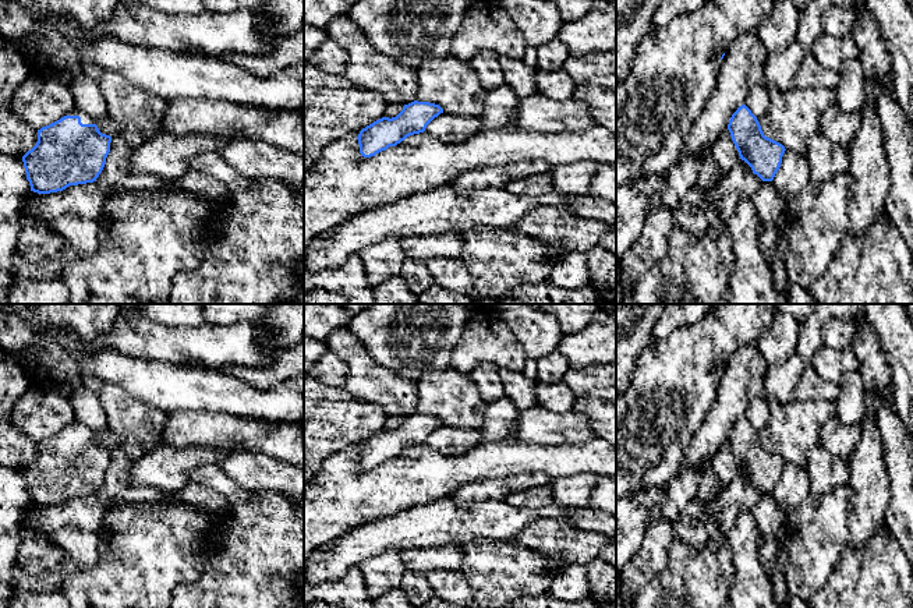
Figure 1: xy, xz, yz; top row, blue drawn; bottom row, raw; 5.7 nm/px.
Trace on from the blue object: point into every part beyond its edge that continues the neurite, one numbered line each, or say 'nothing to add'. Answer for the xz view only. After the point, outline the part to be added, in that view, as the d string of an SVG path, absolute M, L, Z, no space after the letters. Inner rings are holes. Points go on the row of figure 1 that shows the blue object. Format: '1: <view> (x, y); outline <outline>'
nothing to add

